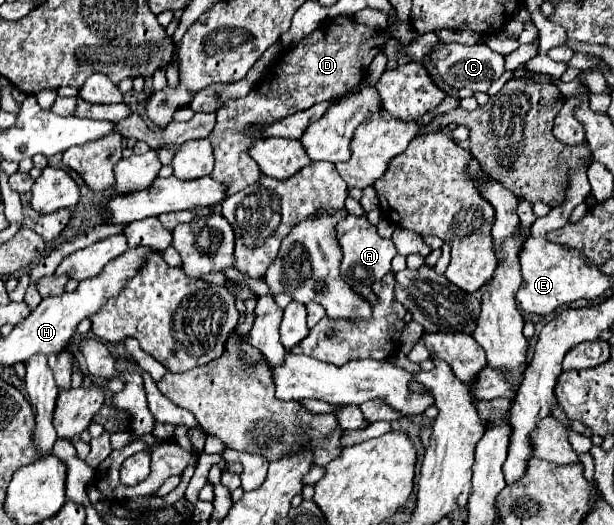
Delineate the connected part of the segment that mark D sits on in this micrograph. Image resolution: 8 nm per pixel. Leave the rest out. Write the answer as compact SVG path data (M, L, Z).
M339 16L339 20L335 18L325 20L299 44L281 52L275 58L275 62L267 68L261 82L245 98L229 100L221 110L217 110L217 124L209 134L215 154L215 170L211 176L217 178L219 182L229 182L227 194L251 186L253 182L257 182L257 178L261 178L261 172L247 154L249 142L255 140L245 132L251 124L269 124L299 110L307 110L313 104L347 94L355 84L359 84L365 78L363 70L371 64L371 60L379 52L387 54L389 58L387 66L393 68L399 52L407 52L411 60L423 60L423 56L429 54L429 46L435 44L437 36L433 32L427 32L419 36L413 44L409 44L409 48L399 48L397 42L385 38L383 34L375 32L369 26L355 22L353 16Z

